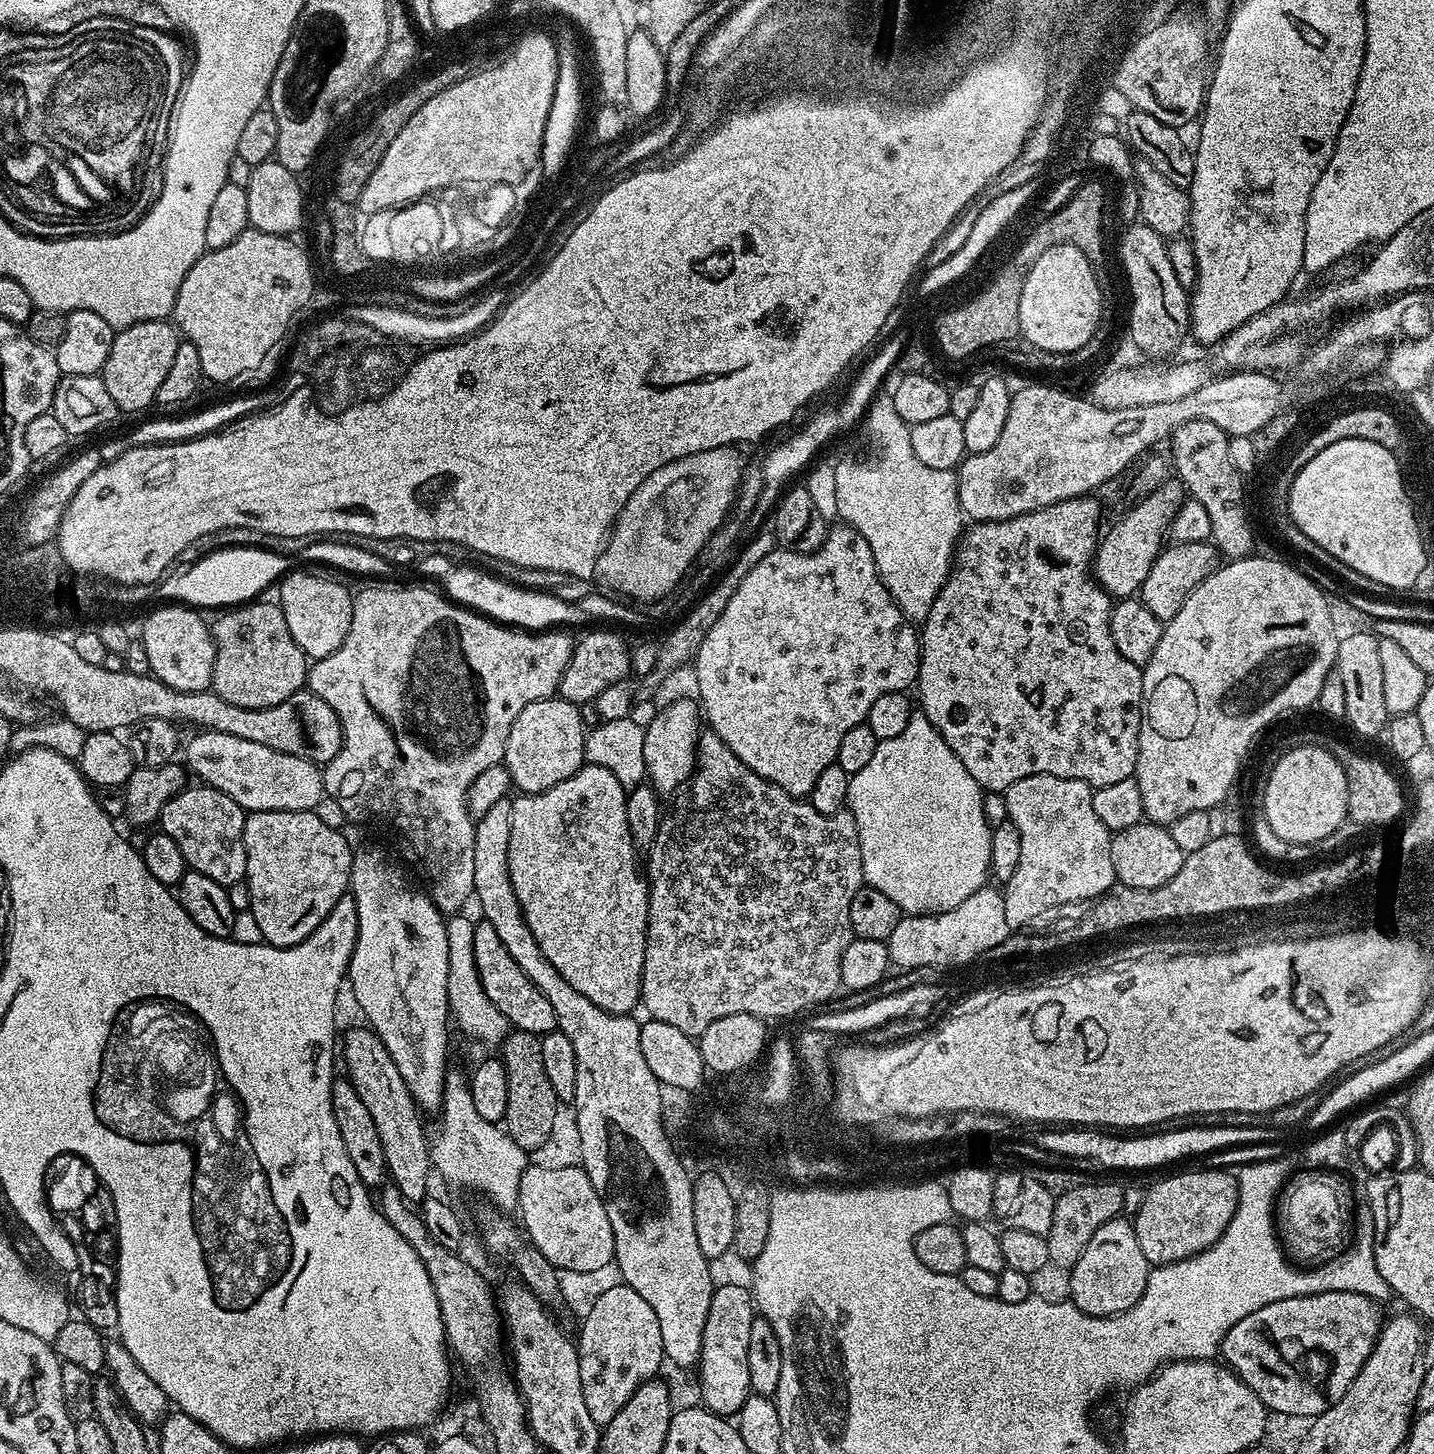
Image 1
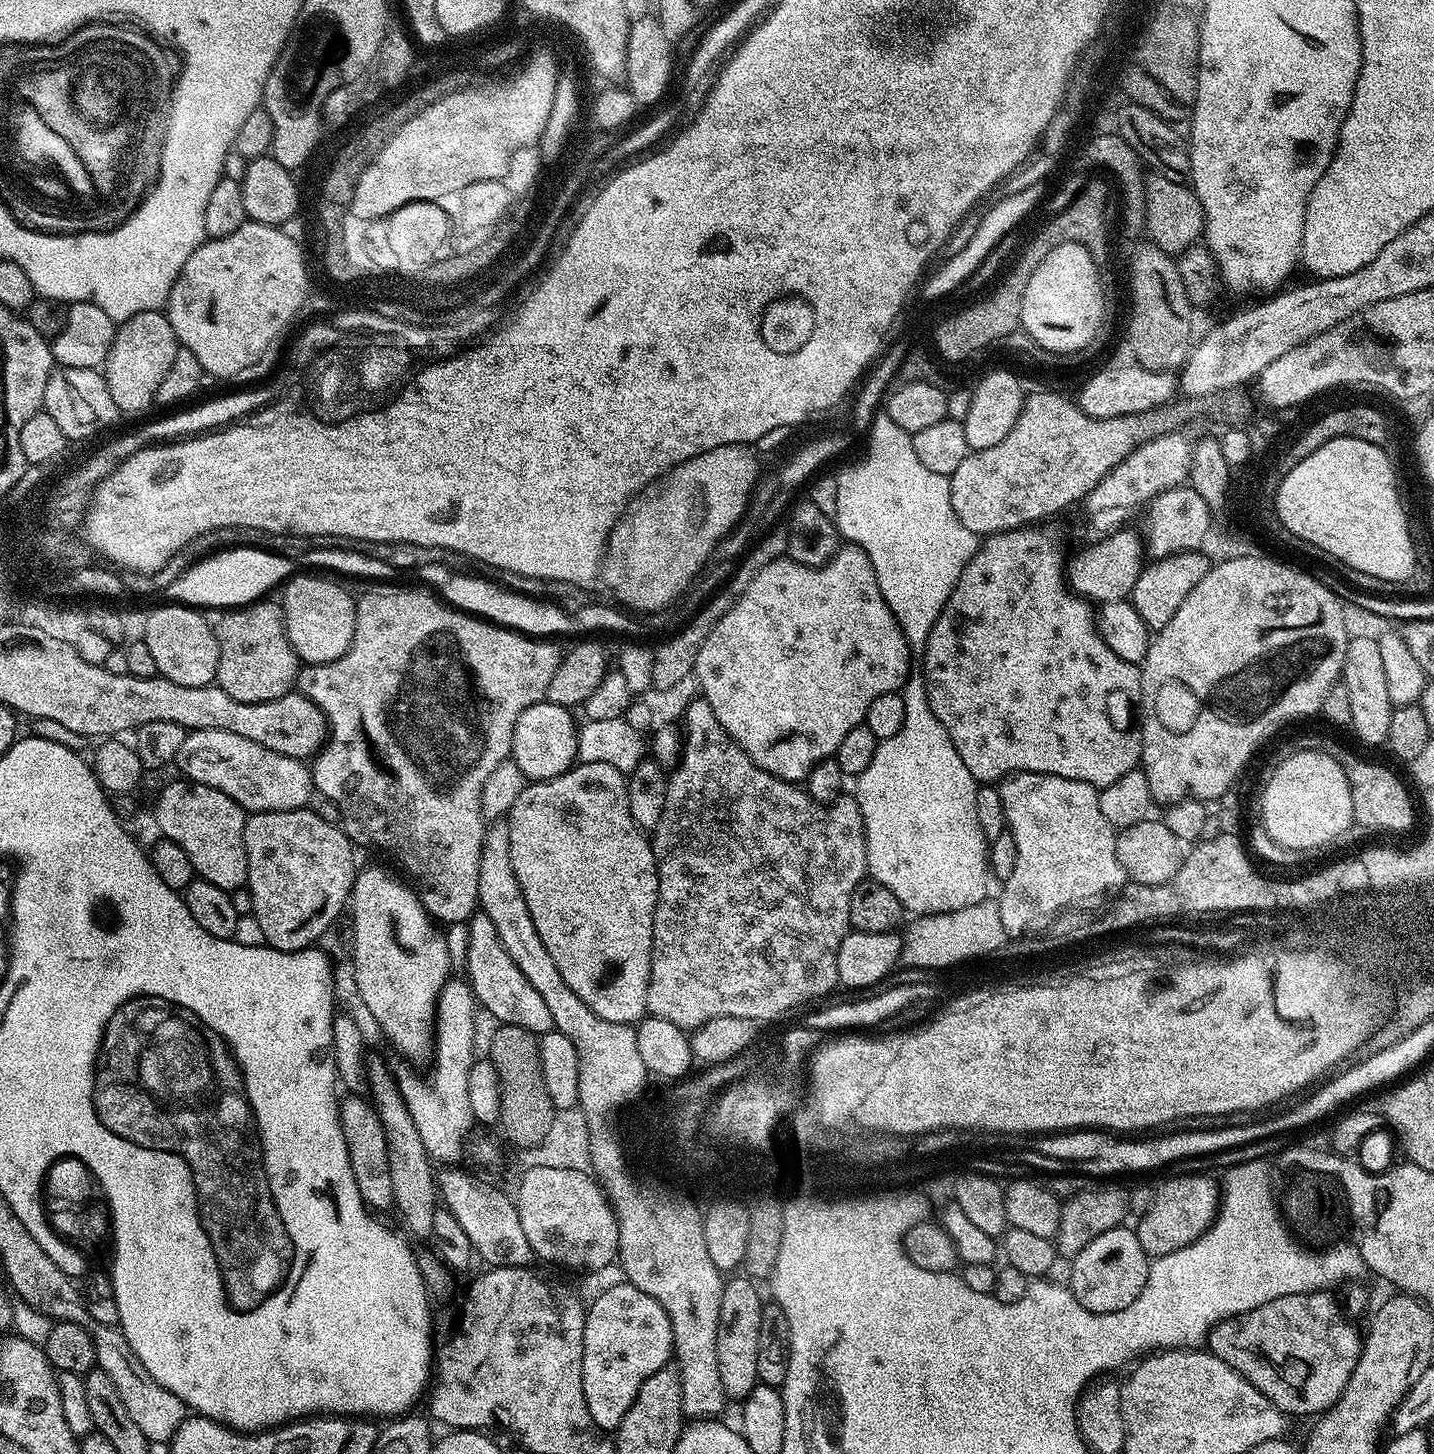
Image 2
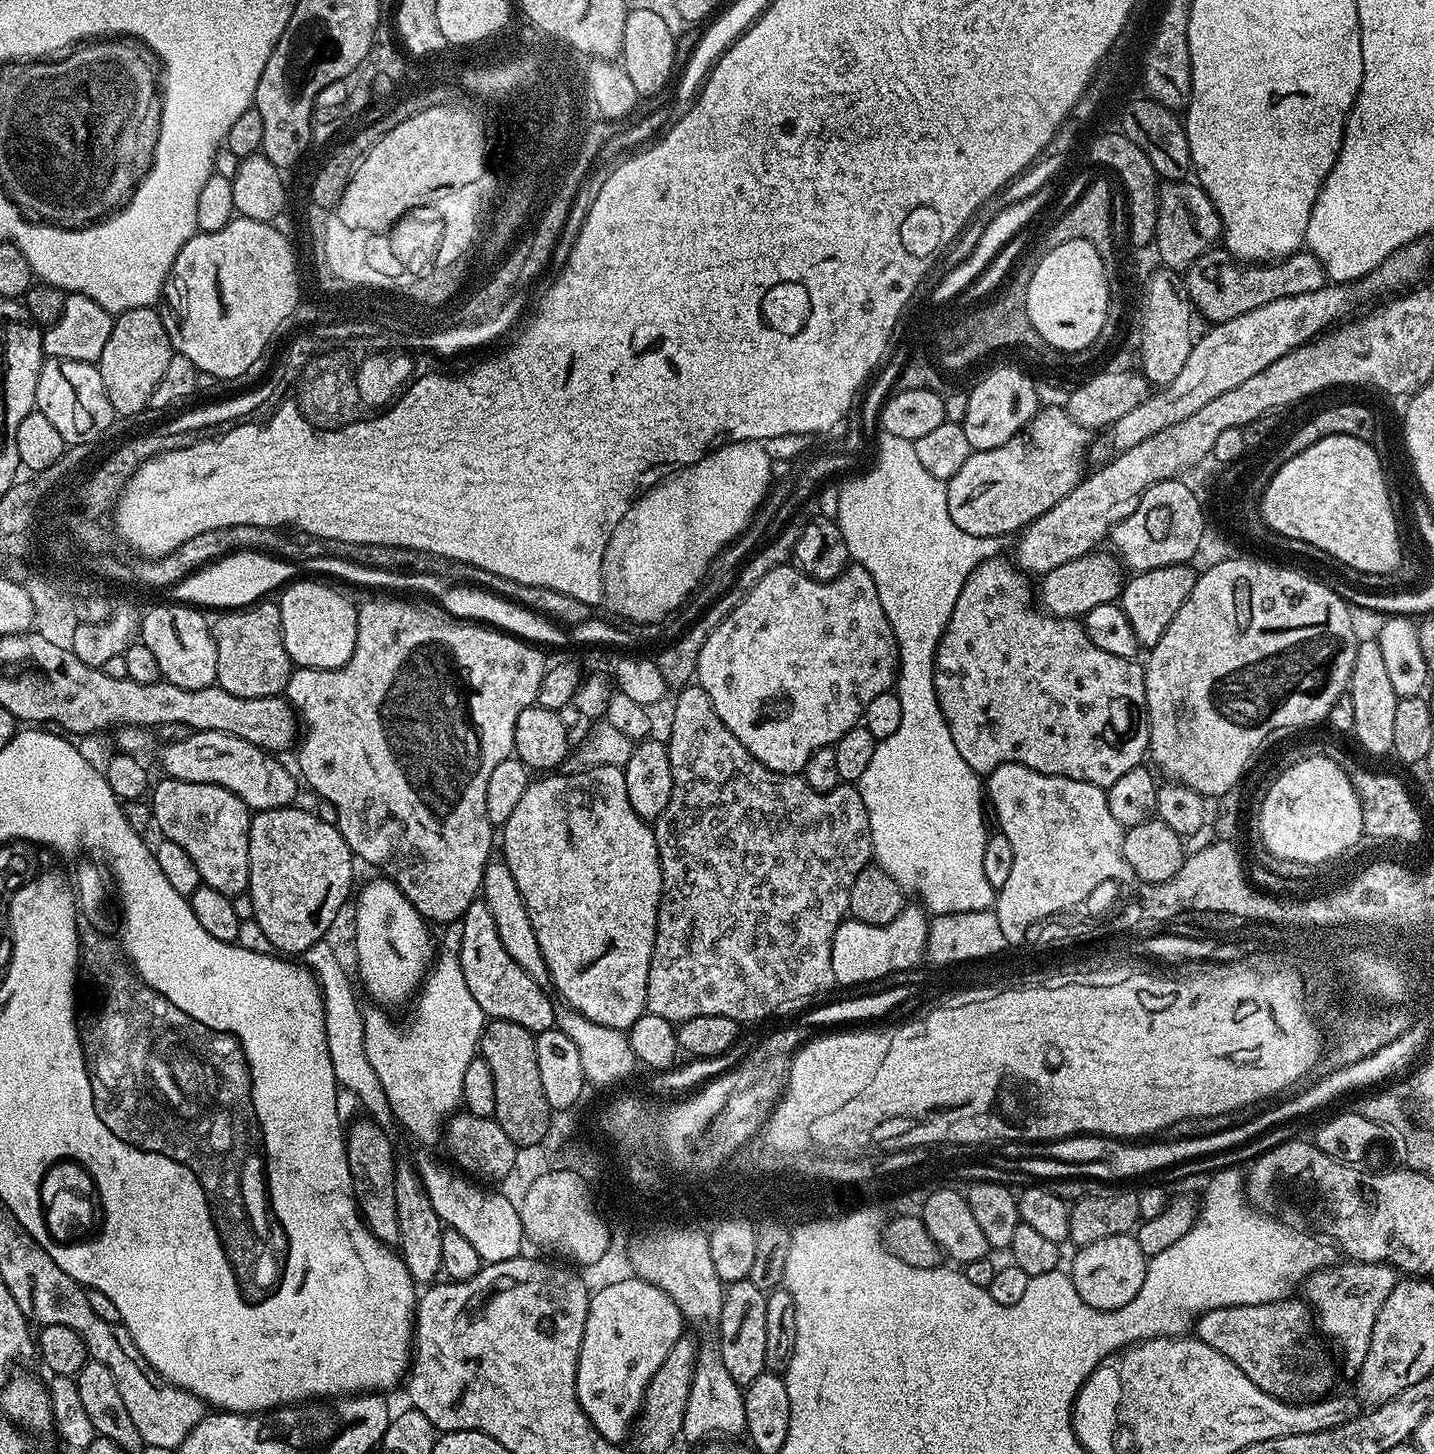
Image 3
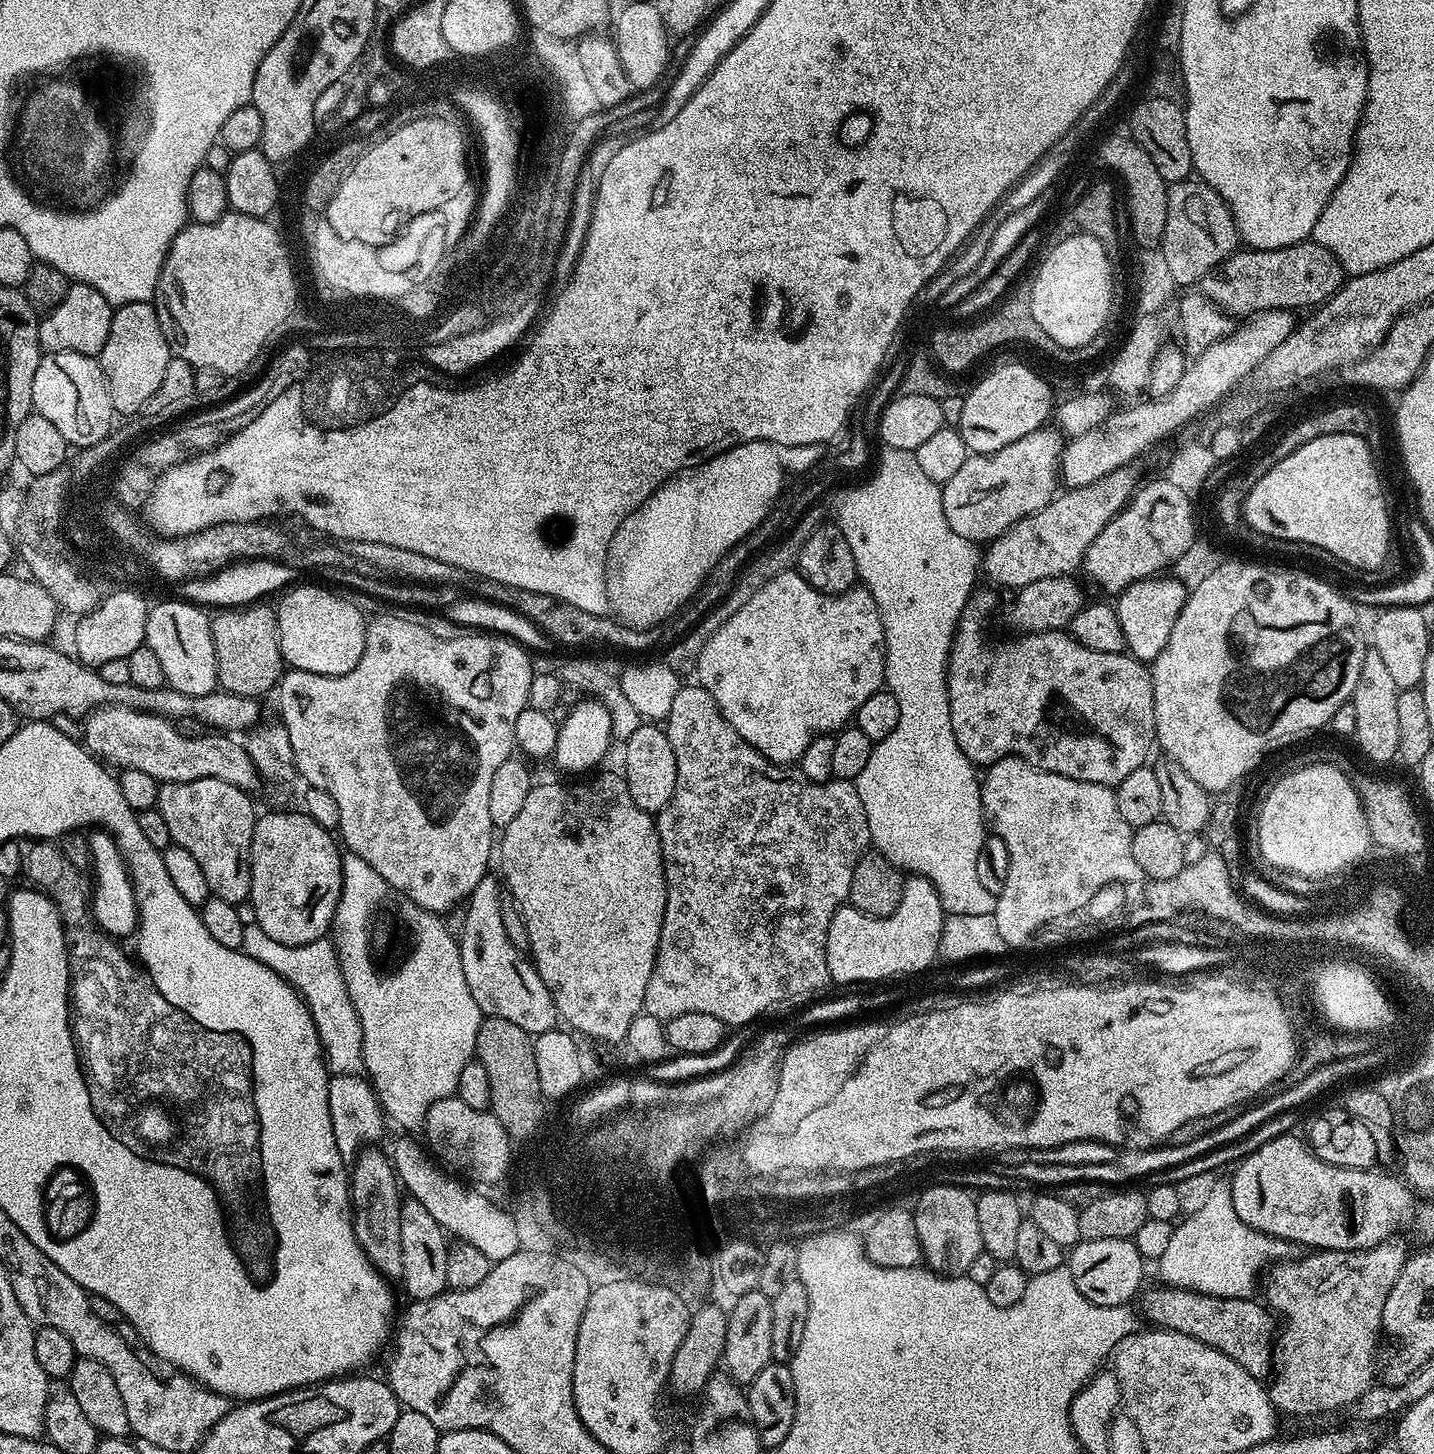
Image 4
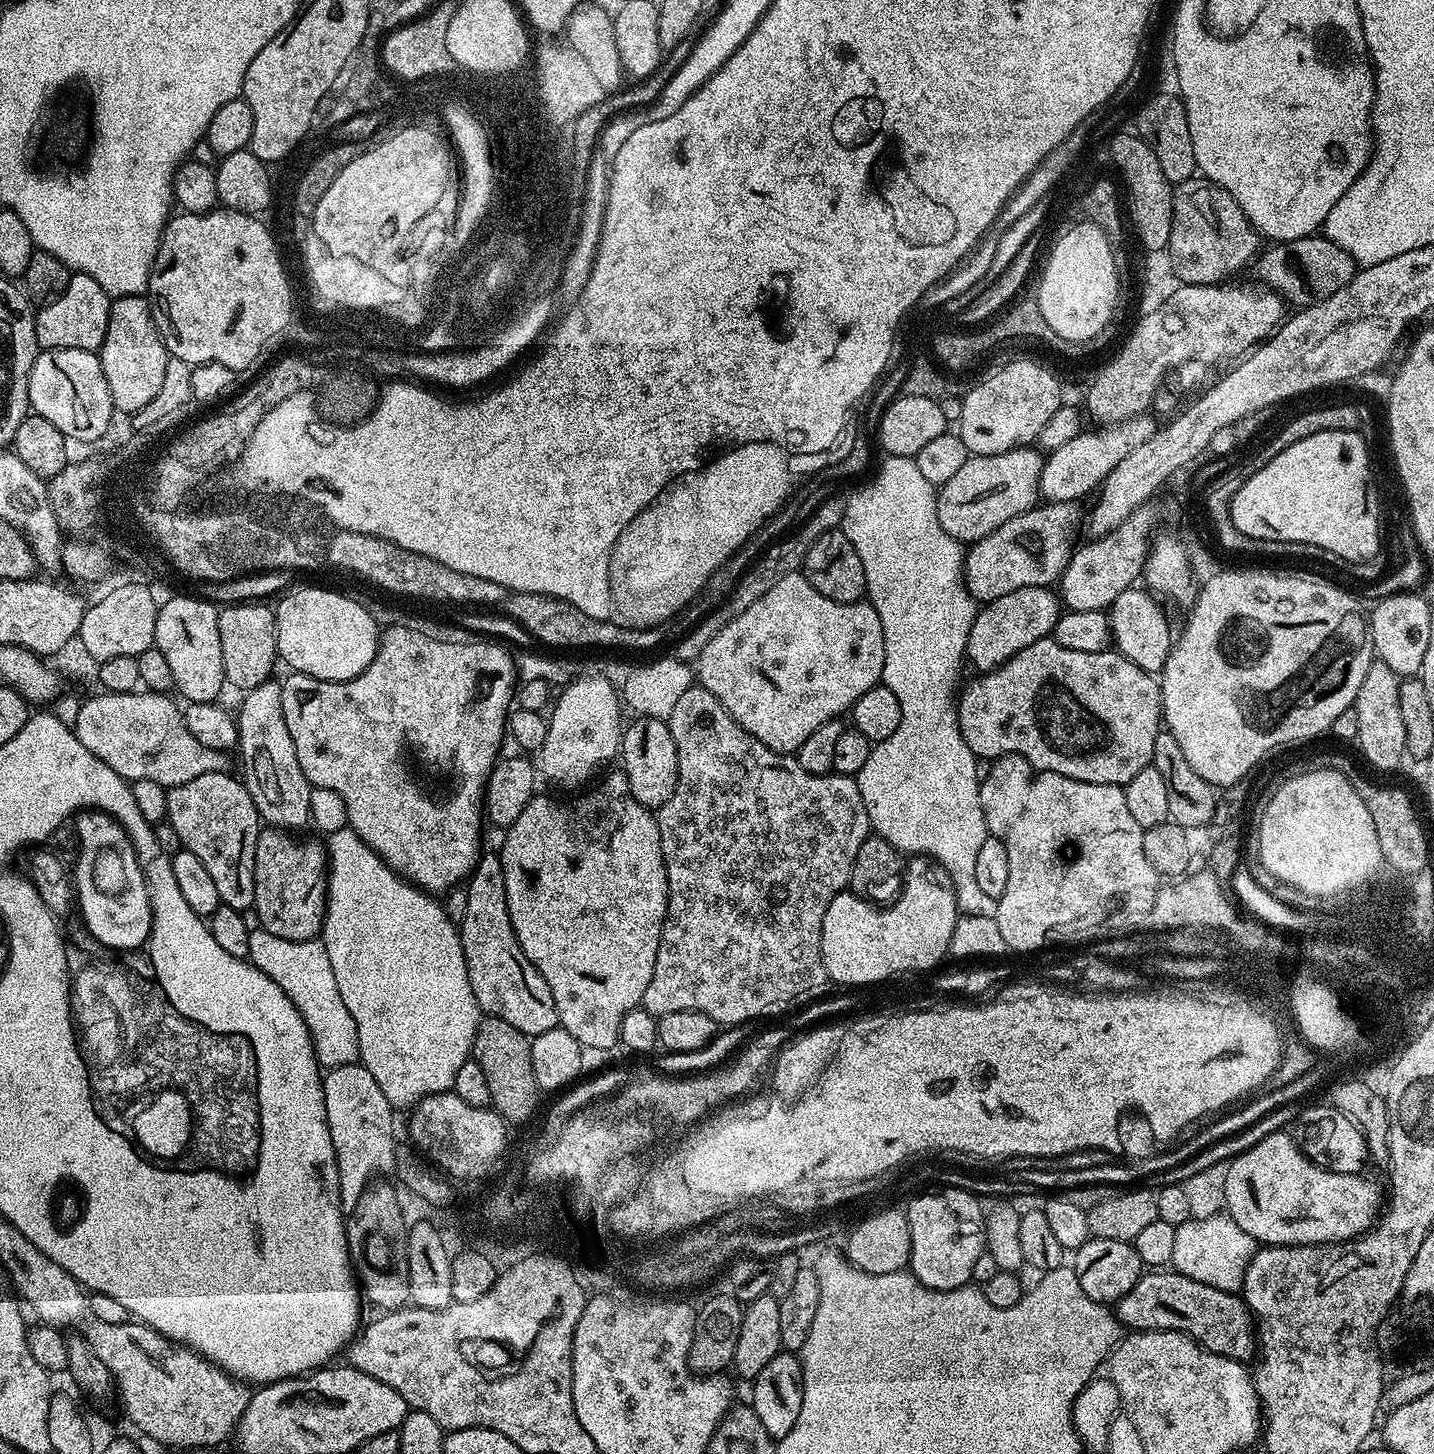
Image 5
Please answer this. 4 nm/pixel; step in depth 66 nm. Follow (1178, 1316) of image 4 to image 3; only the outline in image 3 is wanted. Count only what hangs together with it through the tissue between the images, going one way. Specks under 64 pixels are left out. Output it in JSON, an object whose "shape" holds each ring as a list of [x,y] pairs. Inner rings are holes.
{"shape":[[[1292,1299],[1200,1312],[1194,1320],[1195,1339],[1214,1346],[1214,1350],[1230,1358],[1230,1362],[1266,1394],[1289,1402],[1323,1397],[1331,1389],[1328,1387],[1332,1384],[1332,1372],[1322,1361],[1312,1360],[1316,1352],[1304,1344],[1308,1331],[1314,1328],[1314,1312],[1303,1299]]]}

